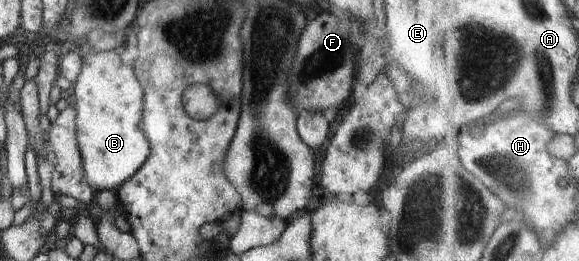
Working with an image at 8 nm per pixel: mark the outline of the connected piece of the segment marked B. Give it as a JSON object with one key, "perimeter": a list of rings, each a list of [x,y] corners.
{"perimeter":[[[81,47],[83,54],[82,67],[74,82],[73,94],[76,110],[76,135],[81,158],[83,159],[84,177],[90,184],[93,192],[115,191],[129,177],[132,177],[149,158],[151,149],[149,139],[143,132],[142,114],[144,112],[144,92],[140,82],[133,73],[131,65],[125,65],[121,61],[120,54],[114,50],[96,51],[87,47]]]}

